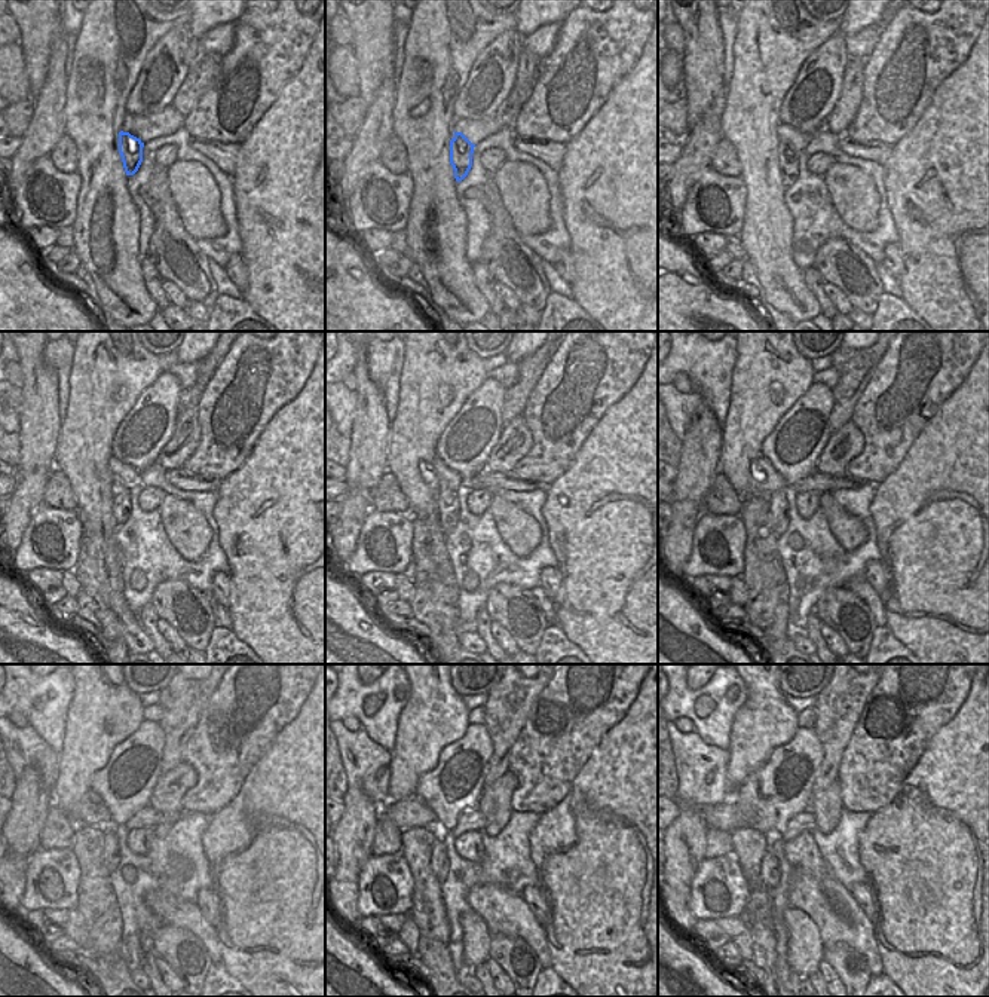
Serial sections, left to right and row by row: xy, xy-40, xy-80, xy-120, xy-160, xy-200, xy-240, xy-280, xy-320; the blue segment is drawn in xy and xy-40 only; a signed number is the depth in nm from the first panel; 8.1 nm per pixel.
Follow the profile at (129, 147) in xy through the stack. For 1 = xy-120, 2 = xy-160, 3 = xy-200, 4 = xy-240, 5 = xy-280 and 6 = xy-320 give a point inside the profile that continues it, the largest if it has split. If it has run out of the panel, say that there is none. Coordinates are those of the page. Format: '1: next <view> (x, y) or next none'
1: next xy-120 (121, 494)
2: next xy-160 (449, 507)
3: next xy-200 (778, 505)
4: next xy-240 (110, 856)
5: next xy-280 (440, 862)
6: next xy-320 (769, 874)

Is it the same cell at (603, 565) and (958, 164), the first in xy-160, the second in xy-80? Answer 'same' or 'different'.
same

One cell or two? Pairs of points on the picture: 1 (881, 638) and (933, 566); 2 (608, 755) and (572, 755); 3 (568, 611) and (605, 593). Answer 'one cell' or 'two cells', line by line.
1: two cells
2: two cells
3: one cell

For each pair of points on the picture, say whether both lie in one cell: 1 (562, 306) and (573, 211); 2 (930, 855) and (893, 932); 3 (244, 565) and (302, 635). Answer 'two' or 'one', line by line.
1: two
2: one
3: one

